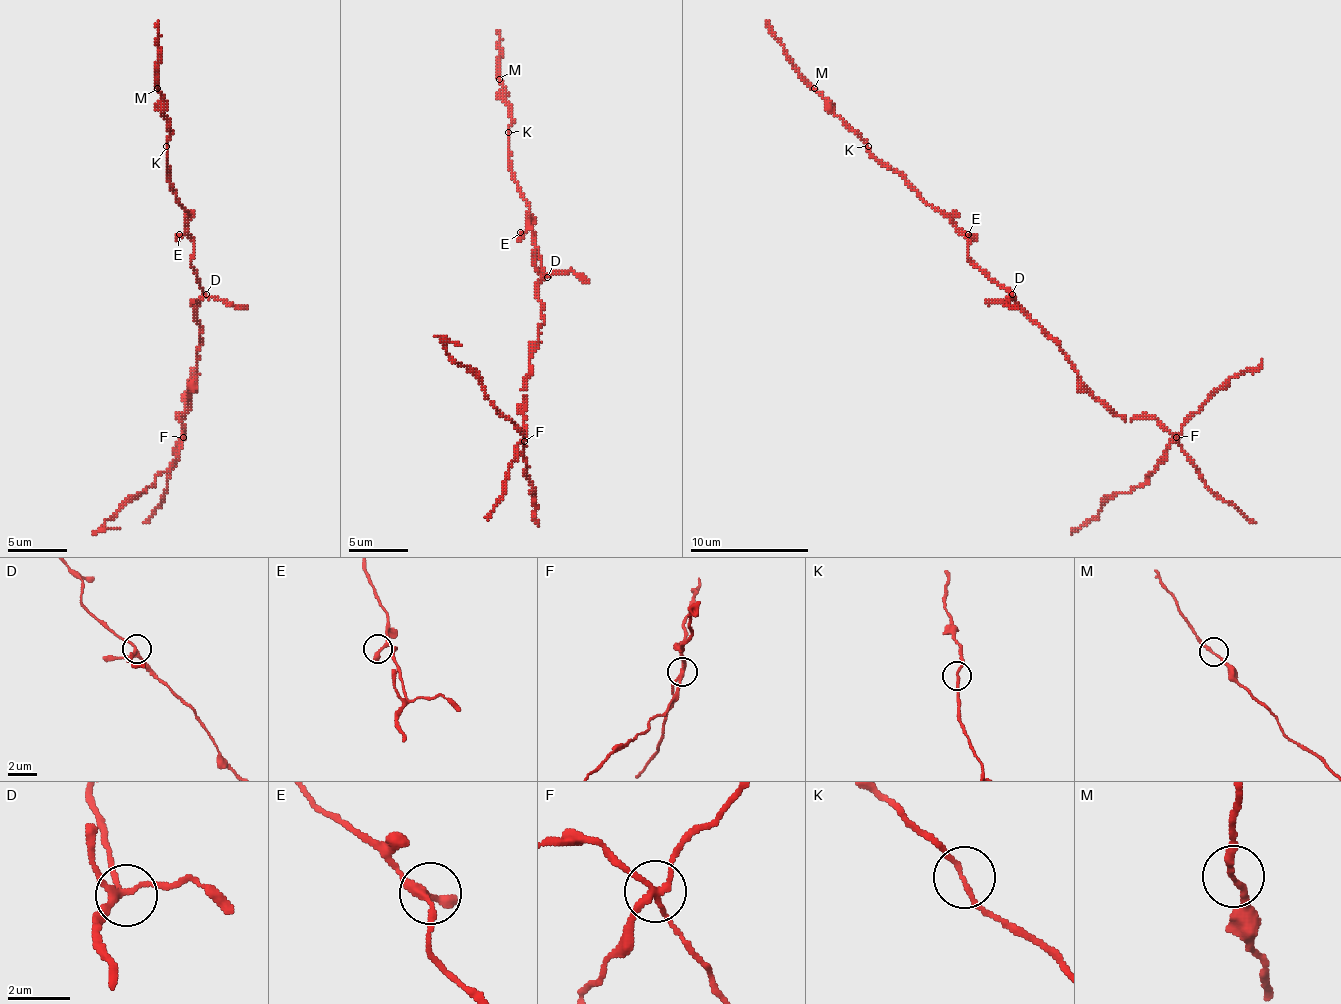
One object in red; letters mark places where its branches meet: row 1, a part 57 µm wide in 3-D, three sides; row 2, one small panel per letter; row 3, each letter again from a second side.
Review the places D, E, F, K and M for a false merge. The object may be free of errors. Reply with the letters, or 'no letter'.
F

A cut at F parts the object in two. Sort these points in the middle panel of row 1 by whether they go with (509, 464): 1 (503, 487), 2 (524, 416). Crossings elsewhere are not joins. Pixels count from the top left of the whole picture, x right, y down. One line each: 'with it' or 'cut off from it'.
1: with it
2: with it

